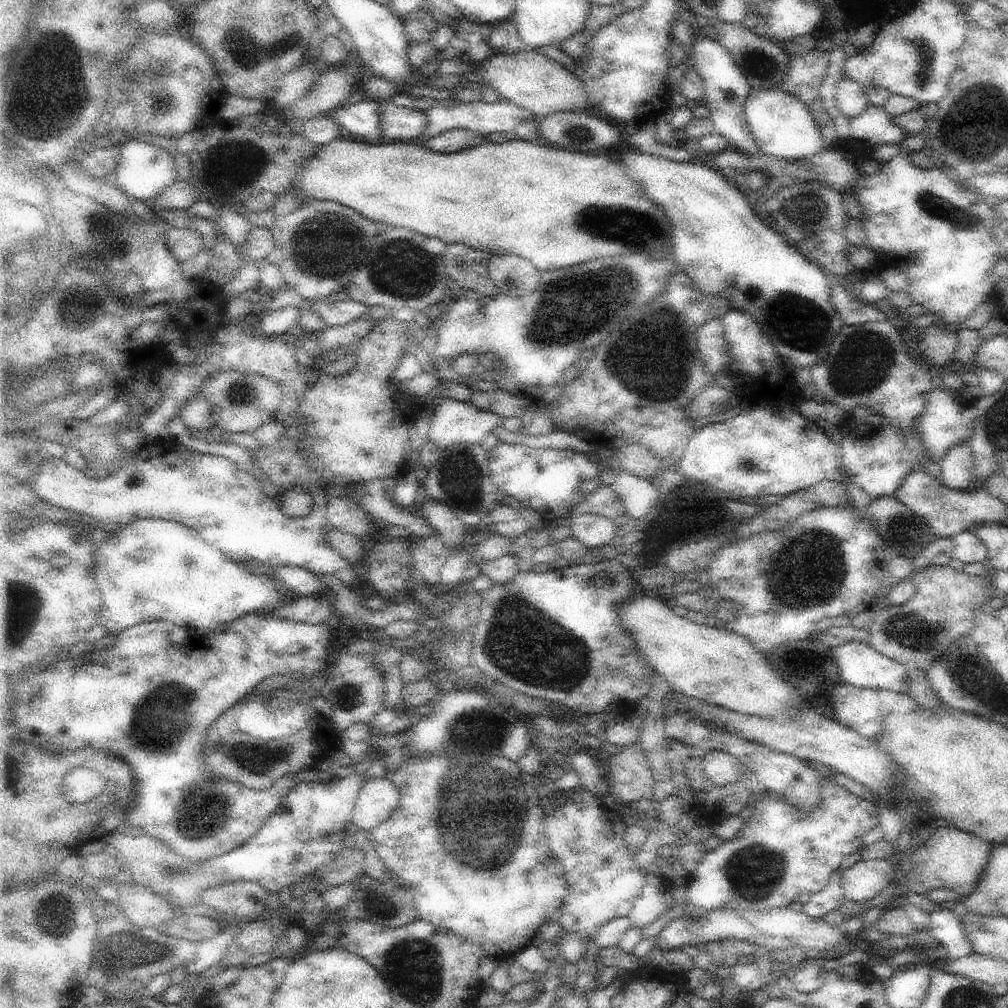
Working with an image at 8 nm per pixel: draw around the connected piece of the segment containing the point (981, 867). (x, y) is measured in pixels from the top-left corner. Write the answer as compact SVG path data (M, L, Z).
M939 828L933 832L923 846L913 848L913 865L907 877L902 878L906 891L924 895L932 889L949 888L958 893L962 899L973 894L986 872L994 845L979 838L976 834L956 829Z

